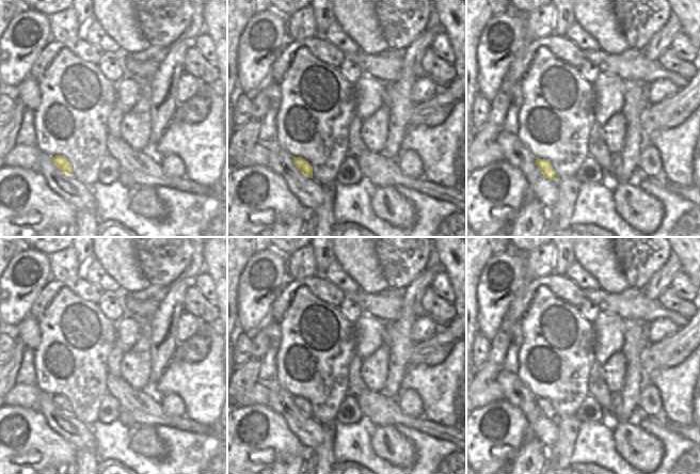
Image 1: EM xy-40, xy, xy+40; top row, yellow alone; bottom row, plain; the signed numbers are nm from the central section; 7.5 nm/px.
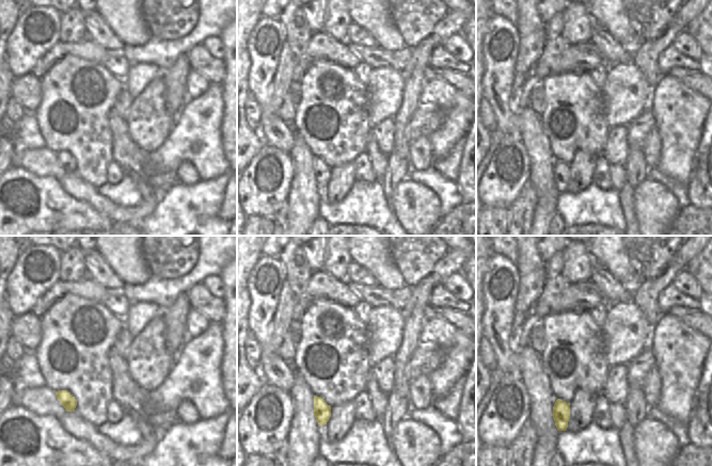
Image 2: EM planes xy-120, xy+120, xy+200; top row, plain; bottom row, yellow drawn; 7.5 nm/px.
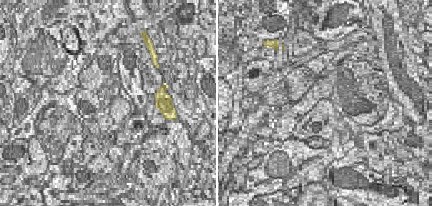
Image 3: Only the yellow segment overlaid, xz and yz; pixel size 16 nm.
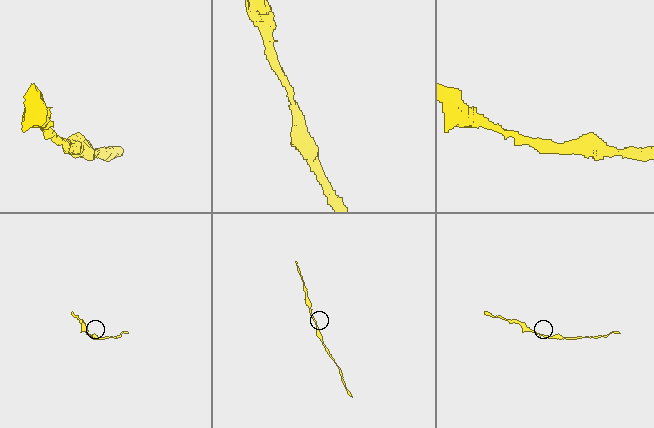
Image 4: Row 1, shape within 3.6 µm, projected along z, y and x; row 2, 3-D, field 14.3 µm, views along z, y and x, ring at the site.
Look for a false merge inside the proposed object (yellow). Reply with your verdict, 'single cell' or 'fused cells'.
single cell

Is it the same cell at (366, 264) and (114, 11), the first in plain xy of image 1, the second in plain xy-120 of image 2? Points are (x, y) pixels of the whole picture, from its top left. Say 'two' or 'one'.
one

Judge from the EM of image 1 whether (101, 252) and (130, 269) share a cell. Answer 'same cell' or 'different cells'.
same cell

